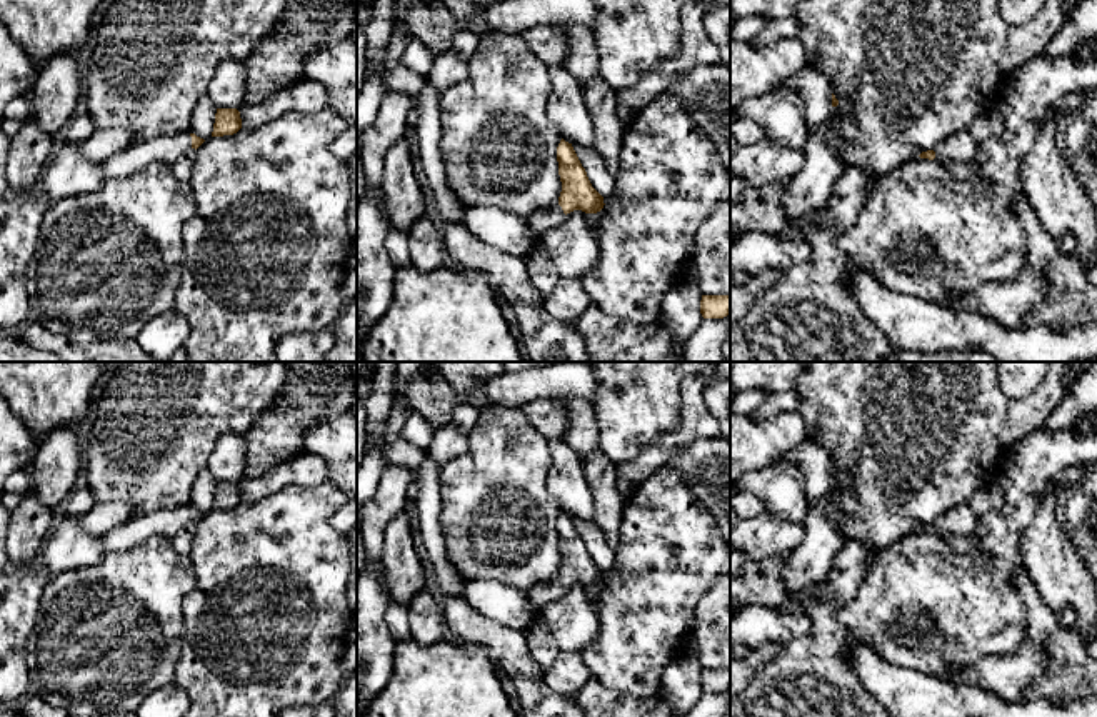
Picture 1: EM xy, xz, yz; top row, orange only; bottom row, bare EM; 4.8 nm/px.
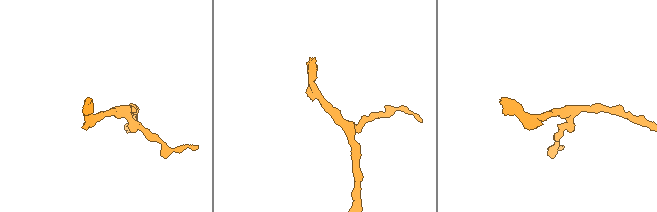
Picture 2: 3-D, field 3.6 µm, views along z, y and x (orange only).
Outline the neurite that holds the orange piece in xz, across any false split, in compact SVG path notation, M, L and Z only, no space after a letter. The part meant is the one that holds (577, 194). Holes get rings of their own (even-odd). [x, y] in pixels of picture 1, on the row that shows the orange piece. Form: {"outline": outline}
{"outline": "M564 138L557 147L557 162L562 182L559 207L552 213L538 212L527 218L527 225L537 237L554 228L567 213L574 210L597 213L605 205L604 197L592 187L572 143Z"}

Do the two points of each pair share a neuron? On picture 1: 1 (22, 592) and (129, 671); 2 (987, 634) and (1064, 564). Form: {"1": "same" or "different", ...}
{"1": "different", "2": "different"}

